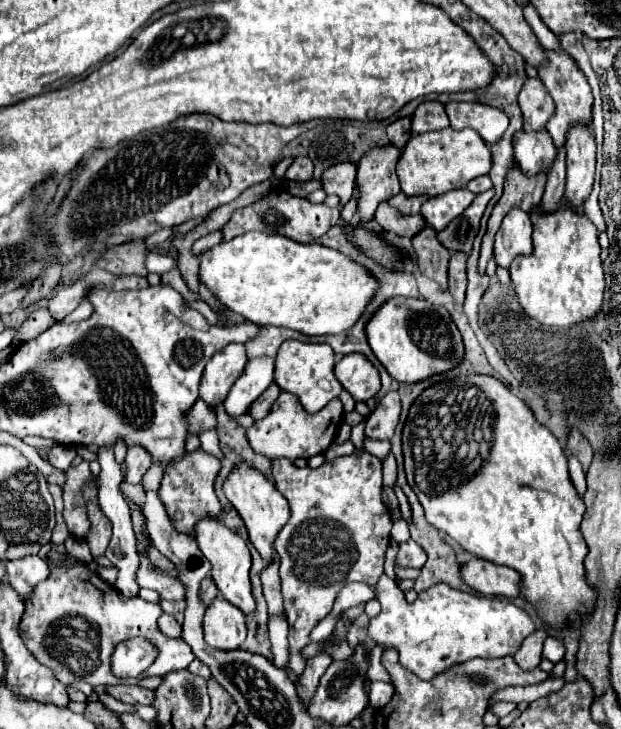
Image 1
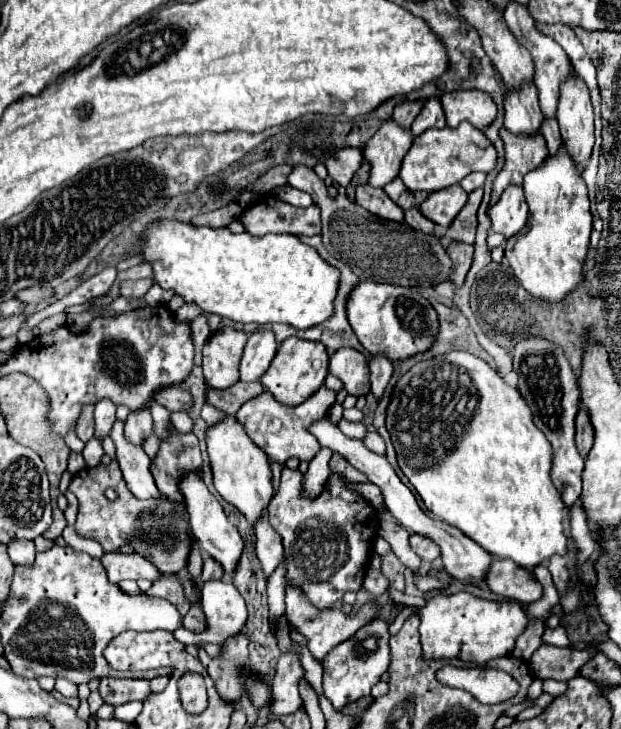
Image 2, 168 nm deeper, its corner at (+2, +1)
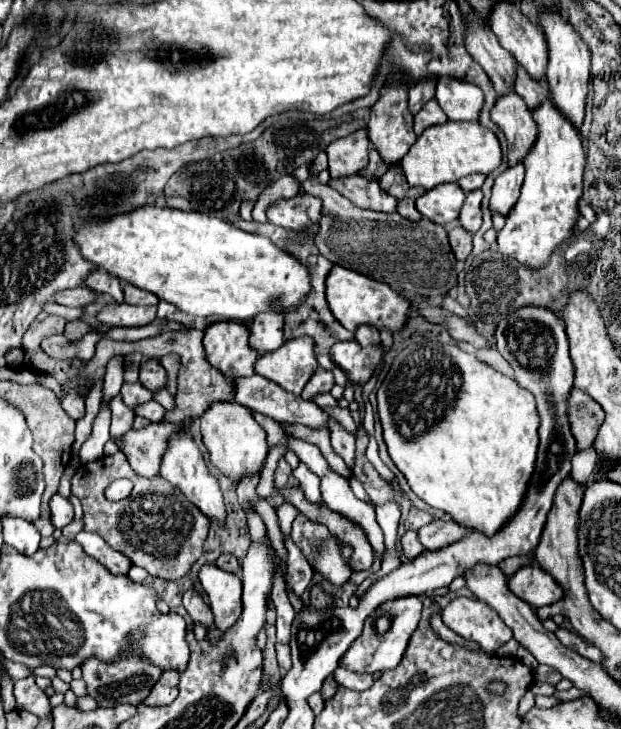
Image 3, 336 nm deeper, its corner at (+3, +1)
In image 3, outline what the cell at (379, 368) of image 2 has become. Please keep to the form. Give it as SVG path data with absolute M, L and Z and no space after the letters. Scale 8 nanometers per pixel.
M361 326L361 330L357 330L355 340L361 346L379 346L381 344L381 336L379 330L373 330L373 326Z

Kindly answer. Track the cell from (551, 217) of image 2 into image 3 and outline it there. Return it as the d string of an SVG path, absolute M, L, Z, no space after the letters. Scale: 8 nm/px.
M551 100L537 108L533 118L539 126L539 138L525 158L521 196L517 208L509 212L503 230L497 234L497 246L503 256L515 258L529 270L541 270L549 264L553 252L575 236L573 230L579 218L577 202L583 194L585 150L579 132L557 112Z

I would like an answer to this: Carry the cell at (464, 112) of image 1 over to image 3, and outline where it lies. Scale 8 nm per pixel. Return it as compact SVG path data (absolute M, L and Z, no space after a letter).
M439 78L435 98L451 122L479 120L481 108L485 104L481 88L455 78Z

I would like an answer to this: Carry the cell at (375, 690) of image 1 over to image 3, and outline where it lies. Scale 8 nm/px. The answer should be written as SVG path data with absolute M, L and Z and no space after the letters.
M335 670L333 672L335 680L351 690L367 690L373 684L373 676L371 674L349 674L349 670Z

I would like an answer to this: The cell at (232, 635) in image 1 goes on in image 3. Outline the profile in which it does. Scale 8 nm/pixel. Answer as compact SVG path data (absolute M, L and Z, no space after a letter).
M203 566L199 582L209 596L209 606L215 614L215 624L221 630L229 630L241 616L241 580L217 566Z

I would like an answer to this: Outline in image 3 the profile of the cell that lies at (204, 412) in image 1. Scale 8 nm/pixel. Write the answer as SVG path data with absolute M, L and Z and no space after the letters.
M147 360L145 366L141 366L141 370L139 370L139 382L147 390L157 392L161 388L167 388L167 372L159 364L159 360Z

